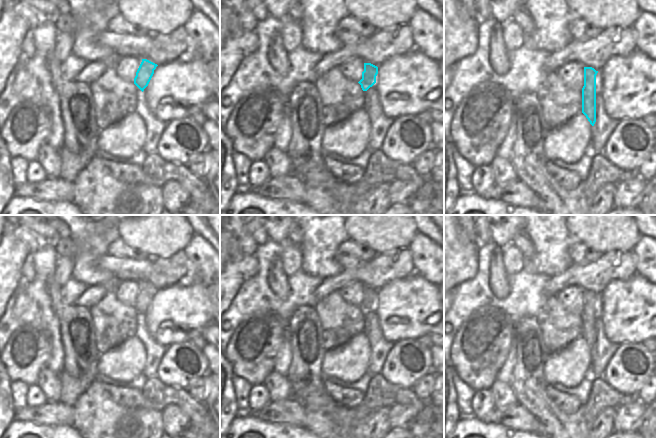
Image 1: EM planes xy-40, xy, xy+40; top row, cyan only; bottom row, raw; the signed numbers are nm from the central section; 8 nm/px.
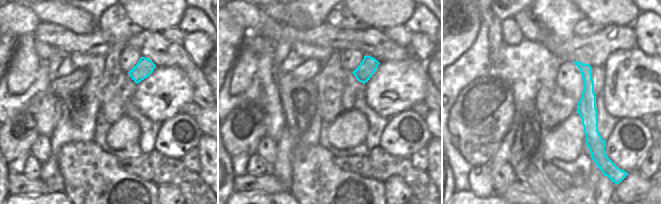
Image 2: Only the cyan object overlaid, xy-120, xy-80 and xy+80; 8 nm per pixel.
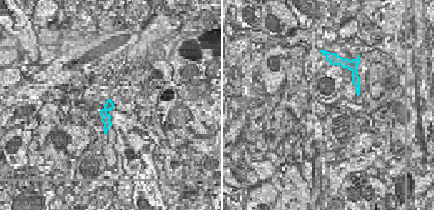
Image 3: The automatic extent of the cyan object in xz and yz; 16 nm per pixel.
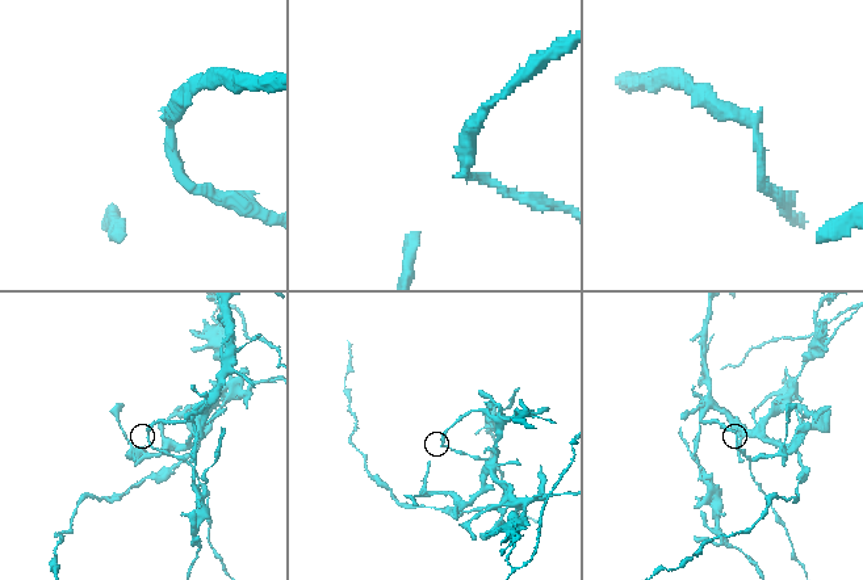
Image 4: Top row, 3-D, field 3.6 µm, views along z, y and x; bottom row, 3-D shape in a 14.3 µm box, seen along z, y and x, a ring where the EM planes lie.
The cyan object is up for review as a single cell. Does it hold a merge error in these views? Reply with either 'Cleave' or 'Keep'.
Cleave

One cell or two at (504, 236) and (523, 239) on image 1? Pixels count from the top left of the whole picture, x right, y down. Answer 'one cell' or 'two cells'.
two cells

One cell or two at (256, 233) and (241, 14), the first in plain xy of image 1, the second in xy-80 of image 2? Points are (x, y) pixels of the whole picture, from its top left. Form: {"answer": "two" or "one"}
{"answer": "one"}

